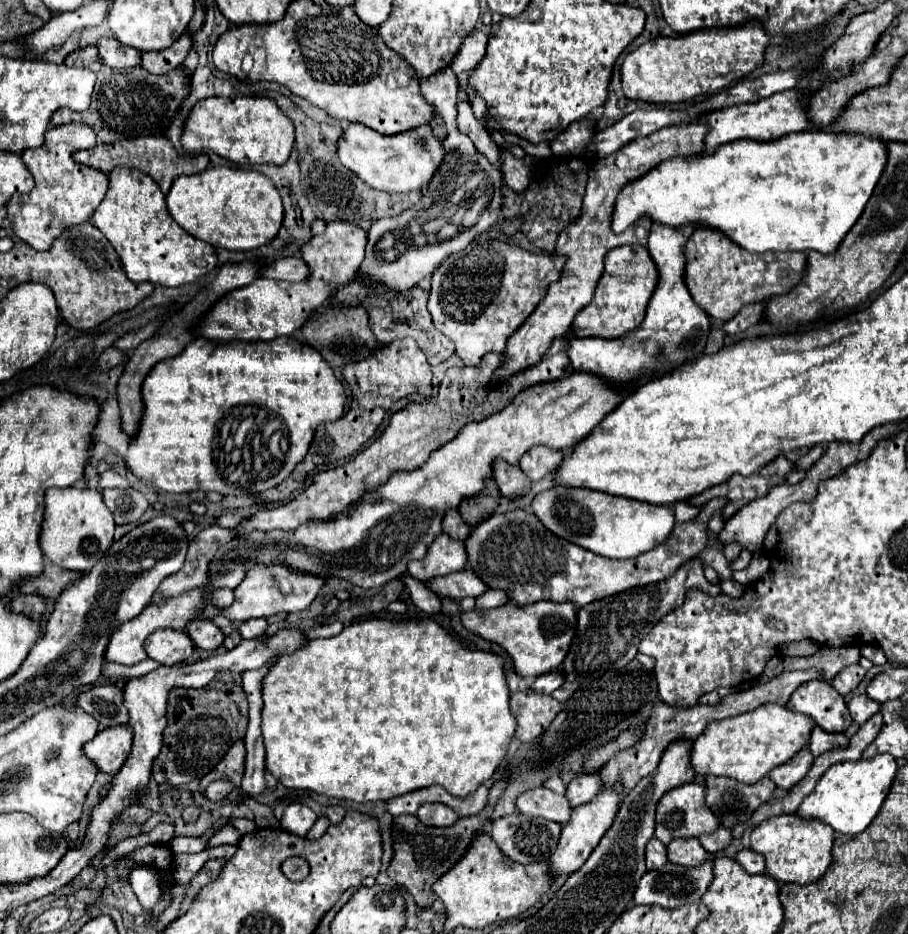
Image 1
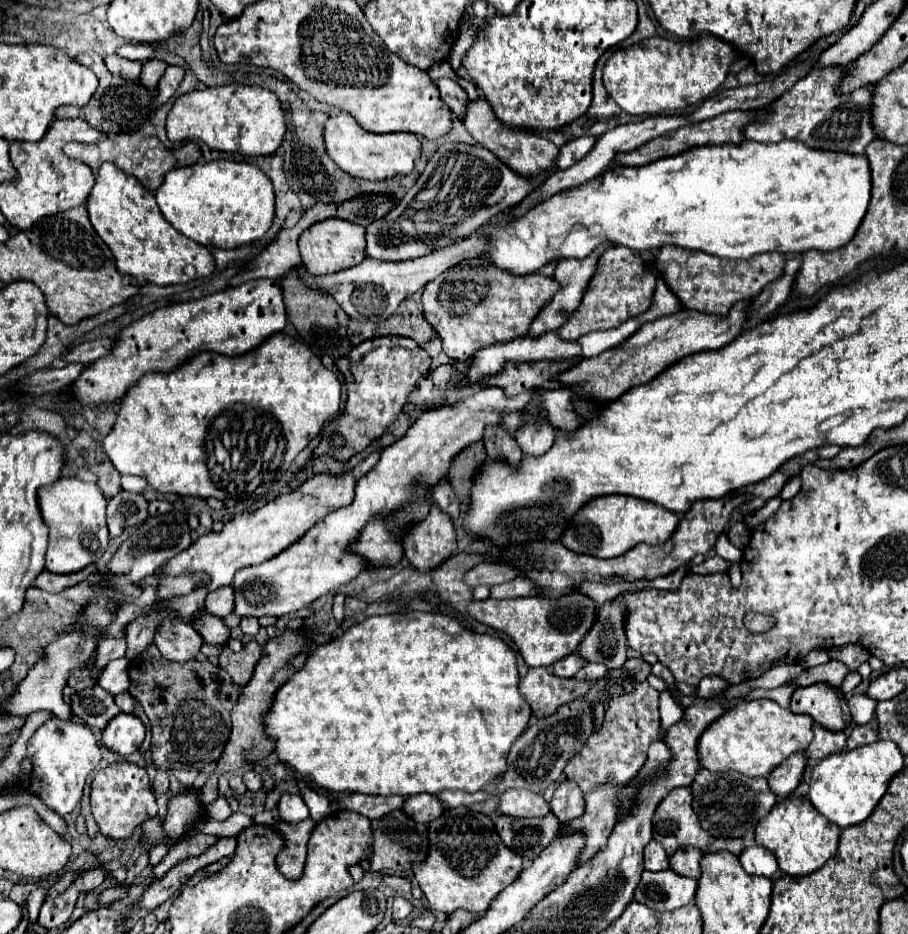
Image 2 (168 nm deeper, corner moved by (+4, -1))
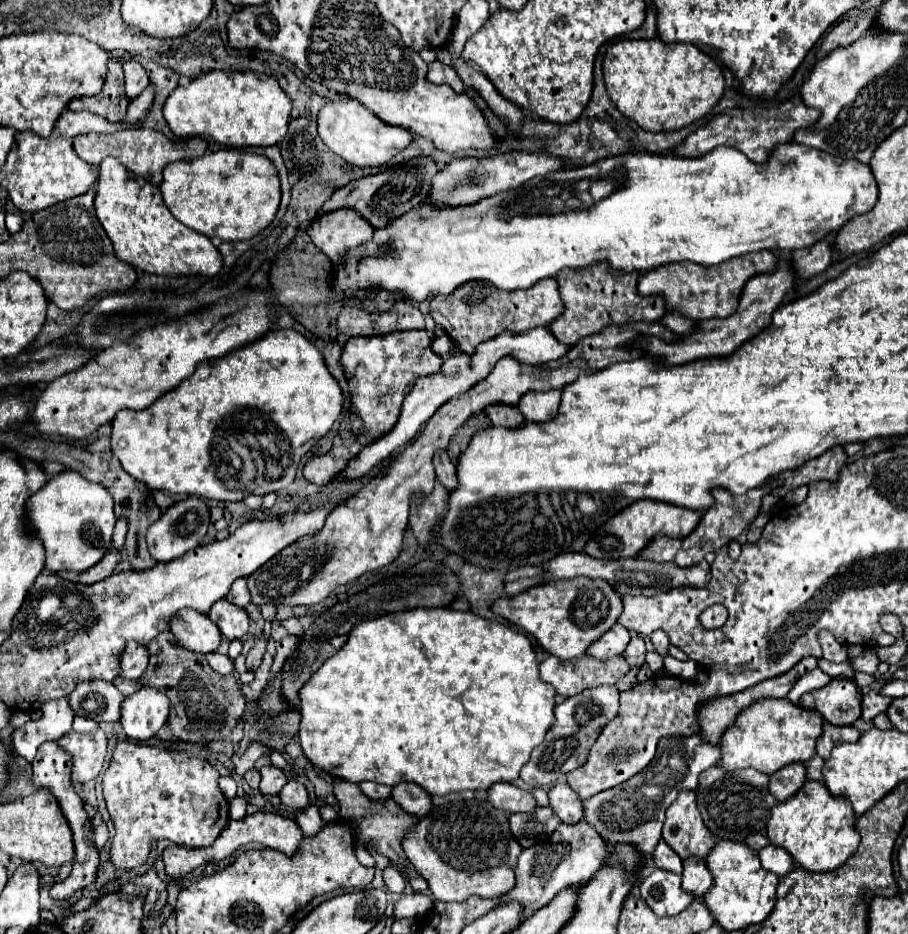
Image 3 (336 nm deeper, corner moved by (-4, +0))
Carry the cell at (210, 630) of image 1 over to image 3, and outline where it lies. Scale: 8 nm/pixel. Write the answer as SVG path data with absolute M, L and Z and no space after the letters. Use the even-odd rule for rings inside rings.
M224 598L212 606L208 616L216 622L216 626L220 626L220 632L230 640L242 638L250 626L248 612L244 608L232 606L232 602L228 602Z

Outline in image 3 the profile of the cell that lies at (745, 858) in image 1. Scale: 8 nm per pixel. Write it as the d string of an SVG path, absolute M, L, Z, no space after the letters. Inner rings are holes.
M768 844L766 848L760 850L760 862L764 870L770 870L778 876L784 876L794 868L794 858L784 848L774 844Z

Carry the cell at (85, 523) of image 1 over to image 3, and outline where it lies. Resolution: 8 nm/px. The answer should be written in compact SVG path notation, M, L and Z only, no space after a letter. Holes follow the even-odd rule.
M64 470L52 476L24 504L24 514L34 534L44 546L44 568L50 572L76 570L84 572L110 550L110 538L116 524L114 500L110 492L94 482L88 482L74 470Z

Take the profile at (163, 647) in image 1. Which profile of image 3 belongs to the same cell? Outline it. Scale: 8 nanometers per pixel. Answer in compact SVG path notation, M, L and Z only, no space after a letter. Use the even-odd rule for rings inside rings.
M192 608L179 610L172 618L171 627L169 622L169 628L188 650L194 650L194 652L200 652L200 654L214 652L220 646L220 640L222 640L220 628L206 614L200 614ZM175 620L177 624L181 624L182 628L178 628L178 626L175 628L173 625Z

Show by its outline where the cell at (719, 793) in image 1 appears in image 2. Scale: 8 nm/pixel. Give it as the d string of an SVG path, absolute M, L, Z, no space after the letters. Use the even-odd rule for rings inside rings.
M700 769L694 783L692 783L692 795L694 795L694 811L700 819L700 825L712 835L712 837L738 837L746 839L746 843L752 843L754 829L758 821L774 807L776 795L770 791L764 777L752 779L734 771L728 773L710 773L708 769Z

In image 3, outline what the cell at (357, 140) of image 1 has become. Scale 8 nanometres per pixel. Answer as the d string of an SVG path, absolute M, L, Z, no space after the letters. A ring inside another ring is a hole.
M356 100L326 102L320 108L316 122L322 142L352 166L382 166L410 144L410 132L406 128L386 124Z

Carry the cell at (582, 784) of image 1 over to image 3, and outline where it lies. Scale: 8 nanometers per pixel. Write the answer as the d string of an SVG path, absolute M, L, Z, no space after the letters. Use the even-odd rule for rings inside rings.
M554 784L548 790L550 806L564 824L576 824L584 816L582 798L568 784Z

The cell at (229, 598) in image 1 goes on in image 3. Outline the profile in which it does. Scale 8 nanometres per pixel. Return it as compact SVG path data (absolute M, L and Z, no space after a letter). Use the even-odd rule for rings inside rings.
M238 578L232 586L230 592L226 594L226 600L236 604L236 606L246 606L250 602L250 594L248 594L248 586L246 586L246 578Z

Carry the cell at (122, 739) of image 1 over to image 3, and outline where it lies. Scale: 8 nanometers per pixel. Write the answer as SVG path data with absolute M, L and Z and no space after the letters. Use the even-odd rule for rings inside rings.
M142 686L134 694L124 698L122 706L122 728L132 740L148 740L156 736L168 718L170 702L168 696L156 688Z

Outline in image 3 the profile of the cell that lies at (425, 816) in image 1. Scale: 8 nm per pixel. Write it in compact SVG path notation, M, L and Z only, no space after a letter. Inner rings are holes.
M400 782L400 786L392 786L392 798L408 814L412 814L416 818L422 818L432 808L428 792L420 790L420 786L412 786L410 782Z

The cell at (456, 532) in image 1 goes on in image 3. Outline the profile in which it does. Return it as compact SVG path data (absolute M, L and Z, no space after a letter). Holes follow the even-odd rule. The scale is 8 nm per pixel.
M436 450L434 468L436 468L436 478L446 486L446 490L454 490L456 484L458 484L458 480L456 480L456 466L448 458L446 450Z

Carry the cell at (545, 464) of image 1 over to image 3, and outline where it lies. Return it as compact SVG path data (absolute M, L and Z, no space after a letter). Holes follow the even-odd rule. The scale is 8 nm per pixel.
M546 390L546 392L528 392L520 398L520 410L526 420L530 422L548 422L556 416L560 406L560 390Z

